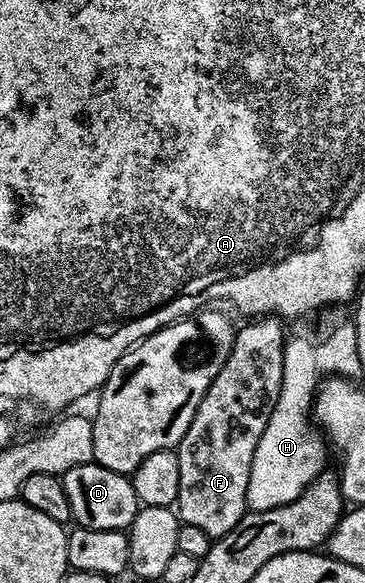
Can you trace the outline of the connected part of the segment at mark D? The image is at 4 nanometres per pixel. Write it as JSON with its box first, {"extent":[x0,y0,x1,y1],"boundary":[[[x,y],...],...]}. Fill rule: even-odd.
{"extent":[63,461,142,531],"boundary":[[[93,461],[73,466],[63,474],[65,498],[69,503],[72,520],[86,529],[103,531],[125,531],[133,524],[142,503],[135,495],[132,476],[116,473]]]}

